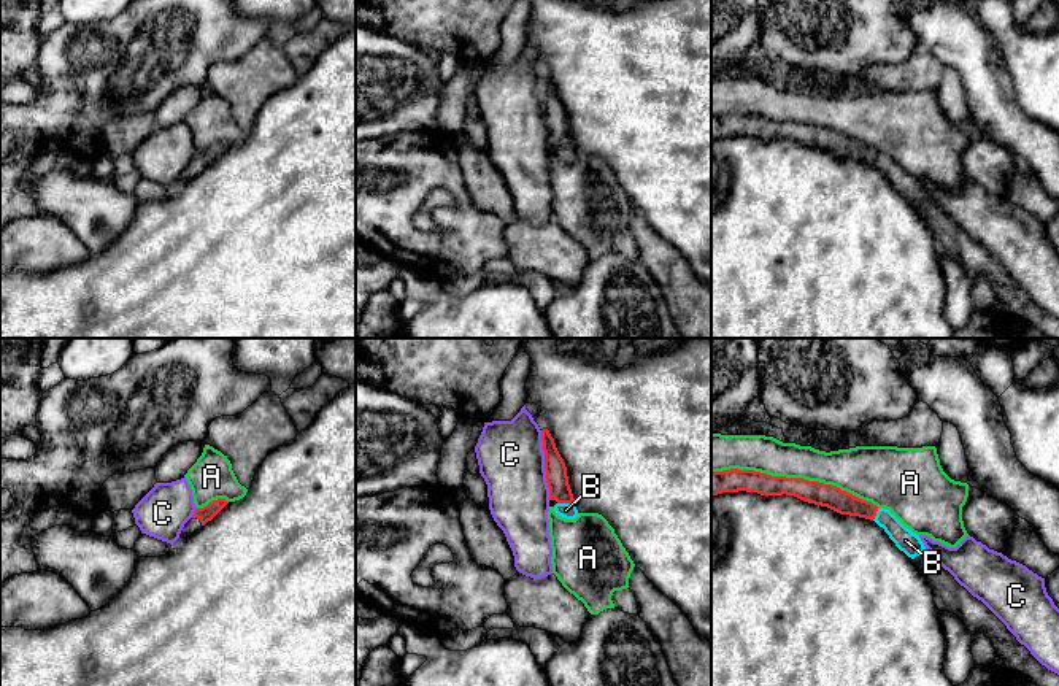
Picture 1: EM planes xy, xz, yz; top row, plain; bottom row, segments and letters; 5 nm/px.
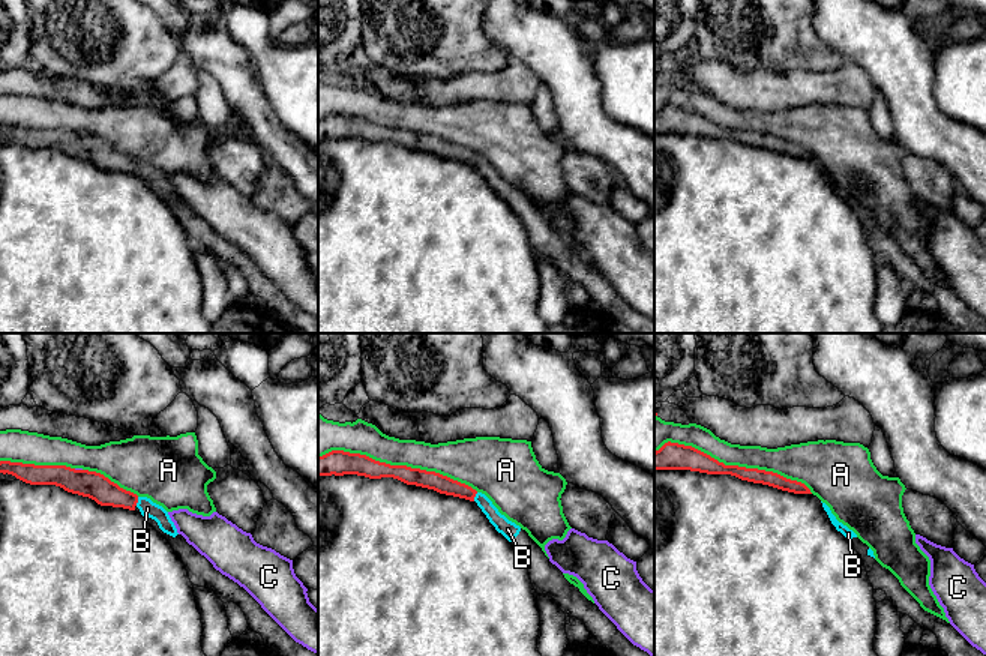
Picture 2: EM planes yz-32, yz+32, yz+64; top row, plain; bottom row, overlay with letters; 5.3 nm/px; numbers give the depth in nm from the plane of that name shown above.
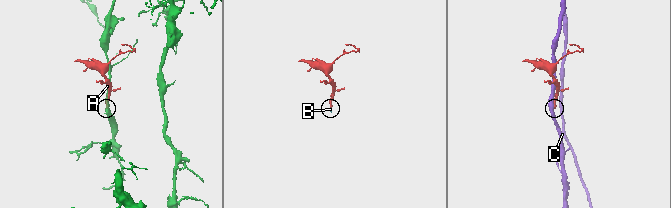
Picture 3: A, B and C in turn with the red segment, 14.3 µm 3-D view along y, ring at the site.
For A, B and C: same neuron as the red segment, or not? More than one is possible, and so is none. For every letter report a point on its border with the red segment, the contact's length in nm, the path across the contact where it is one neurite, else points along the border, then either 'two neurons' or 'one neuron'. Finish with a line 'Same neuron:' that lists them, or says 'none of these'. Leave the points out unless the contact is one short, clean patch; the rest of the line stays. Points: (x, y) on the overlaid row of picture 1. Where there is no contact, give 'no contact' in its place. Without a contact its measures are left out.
A: meets red in yz at (796, 478); contact 850 nm long; two neurons
B: meets red in xz at (566, 502); contact 80 nm long; runs through xz (556, 472), (559, 491), (566, 502), (566, 510); one neuron
C: meets red in xz at (545, 466); contact 360 nm long; two neurons
Same neuron: B

